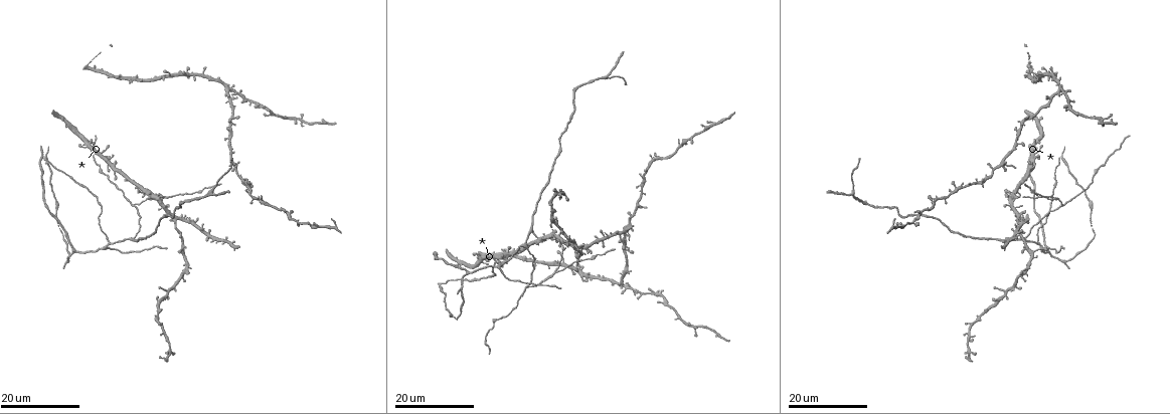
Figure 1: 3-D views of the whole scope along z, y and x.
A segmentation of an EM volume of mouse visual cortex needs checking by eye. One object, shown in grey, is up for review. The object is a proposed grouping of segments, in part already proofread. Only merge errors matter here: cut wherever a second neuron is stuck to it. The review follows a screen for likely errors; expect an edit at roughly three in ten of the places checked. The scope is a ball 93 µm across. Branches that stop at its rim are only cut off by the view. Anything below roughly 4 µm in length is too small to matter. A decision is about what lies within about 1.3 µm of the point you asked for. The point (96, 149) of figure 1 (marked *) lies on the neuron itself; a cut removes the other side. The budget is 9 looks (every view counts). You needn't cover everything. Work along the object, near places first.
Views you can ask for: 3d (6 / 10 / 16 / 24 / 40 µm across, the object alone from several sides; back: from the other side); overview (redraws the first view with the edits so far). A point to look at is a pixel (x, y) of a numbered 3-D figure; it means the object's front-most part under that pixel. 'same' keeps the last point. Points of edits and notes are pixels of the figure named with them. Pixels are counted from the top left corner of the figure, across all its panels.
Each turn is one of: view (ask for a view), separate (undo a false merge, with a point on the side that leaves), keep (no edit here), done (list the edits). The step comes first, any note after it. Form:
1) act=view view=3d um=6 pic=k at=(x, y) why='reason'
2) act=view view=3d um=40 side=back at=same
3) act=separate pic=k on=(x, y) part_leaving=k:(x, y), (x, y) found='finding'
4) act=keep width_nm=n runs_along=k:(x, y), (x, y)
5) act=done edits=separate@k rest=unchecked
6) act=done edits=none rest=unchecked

act=view view=3d um=24 pic=1 at=(73, 252) why='arms part here'

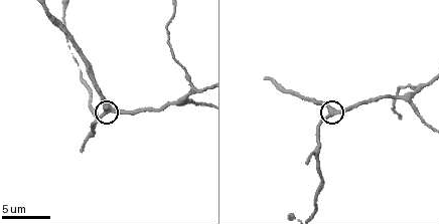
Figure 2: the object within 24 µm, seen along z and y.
act=view view=3d um=10 pic=2 at=(331, 111)

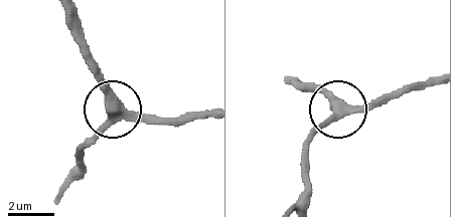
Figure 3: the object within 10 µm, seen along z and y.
act=keep width_nm=380 runs_along=3:(434, 77), (337, 109), (303, 143) found='all the same neuron'

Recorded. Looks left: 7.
act=view view=3d um=16 pic=1 at=(1060, 206) why='three arms meet'

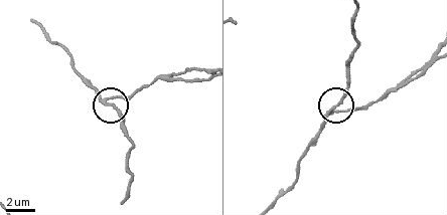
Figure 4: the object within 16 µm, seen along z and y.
act=view view=3d um=6 pic=4 at=(334, 107) why='zoom in'

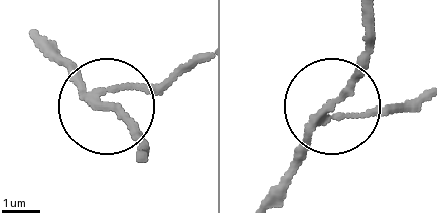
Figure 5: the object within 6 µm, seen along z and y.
act=separate pic=5 on=(151, 89) arms=3 part_leaving=5:(95, 91), (168, 82), (196, 66) found='a second neuron is stuck on'

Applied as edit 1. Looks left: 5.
act=view view=overview why='redraw'

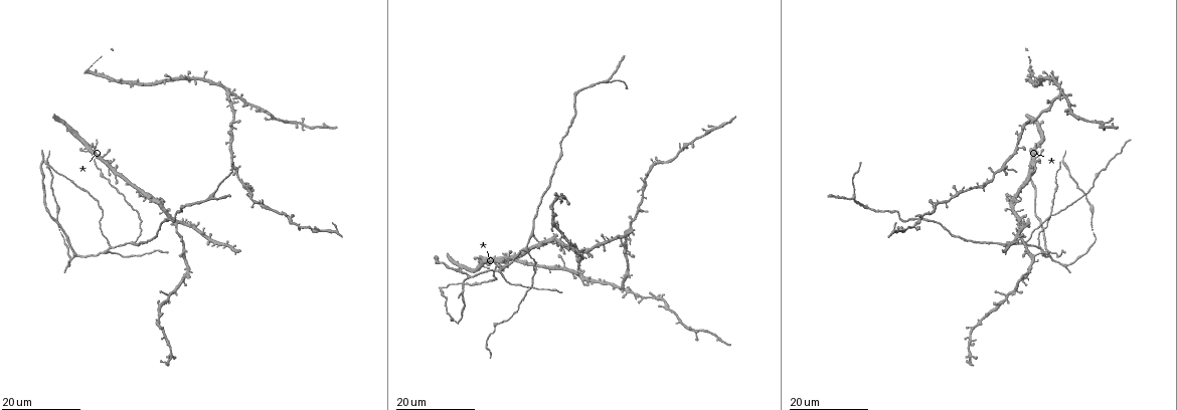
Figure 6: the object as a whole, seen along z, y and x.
act=view view=3d um=24 pic=6 at=(527, 247) why='three arms meet'

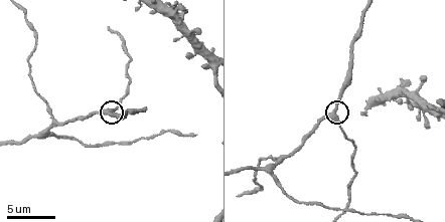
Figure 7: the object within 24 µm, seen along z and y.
act=view view=3d um=6 pic=7 at=(332, 116)

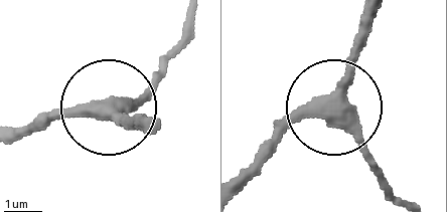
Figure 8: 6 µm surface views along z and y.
act=keep arms=3 found='all the same neuron'

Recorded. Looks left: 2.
act=done edits=separate@5 rest=unchecked

